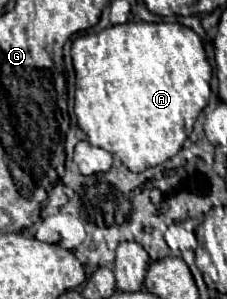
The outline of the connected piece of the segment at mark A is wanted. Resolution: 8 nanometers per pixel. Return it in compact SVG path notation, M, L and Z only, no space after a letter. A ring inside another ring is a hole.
M145 21L111 25L99 33L79 35L71 45L71 55L77 73L75 115L91 145L119 155L123 165L133 173L161 165L177 155L211 95L211 65L207 63L203 42L193 29L181 23Z

